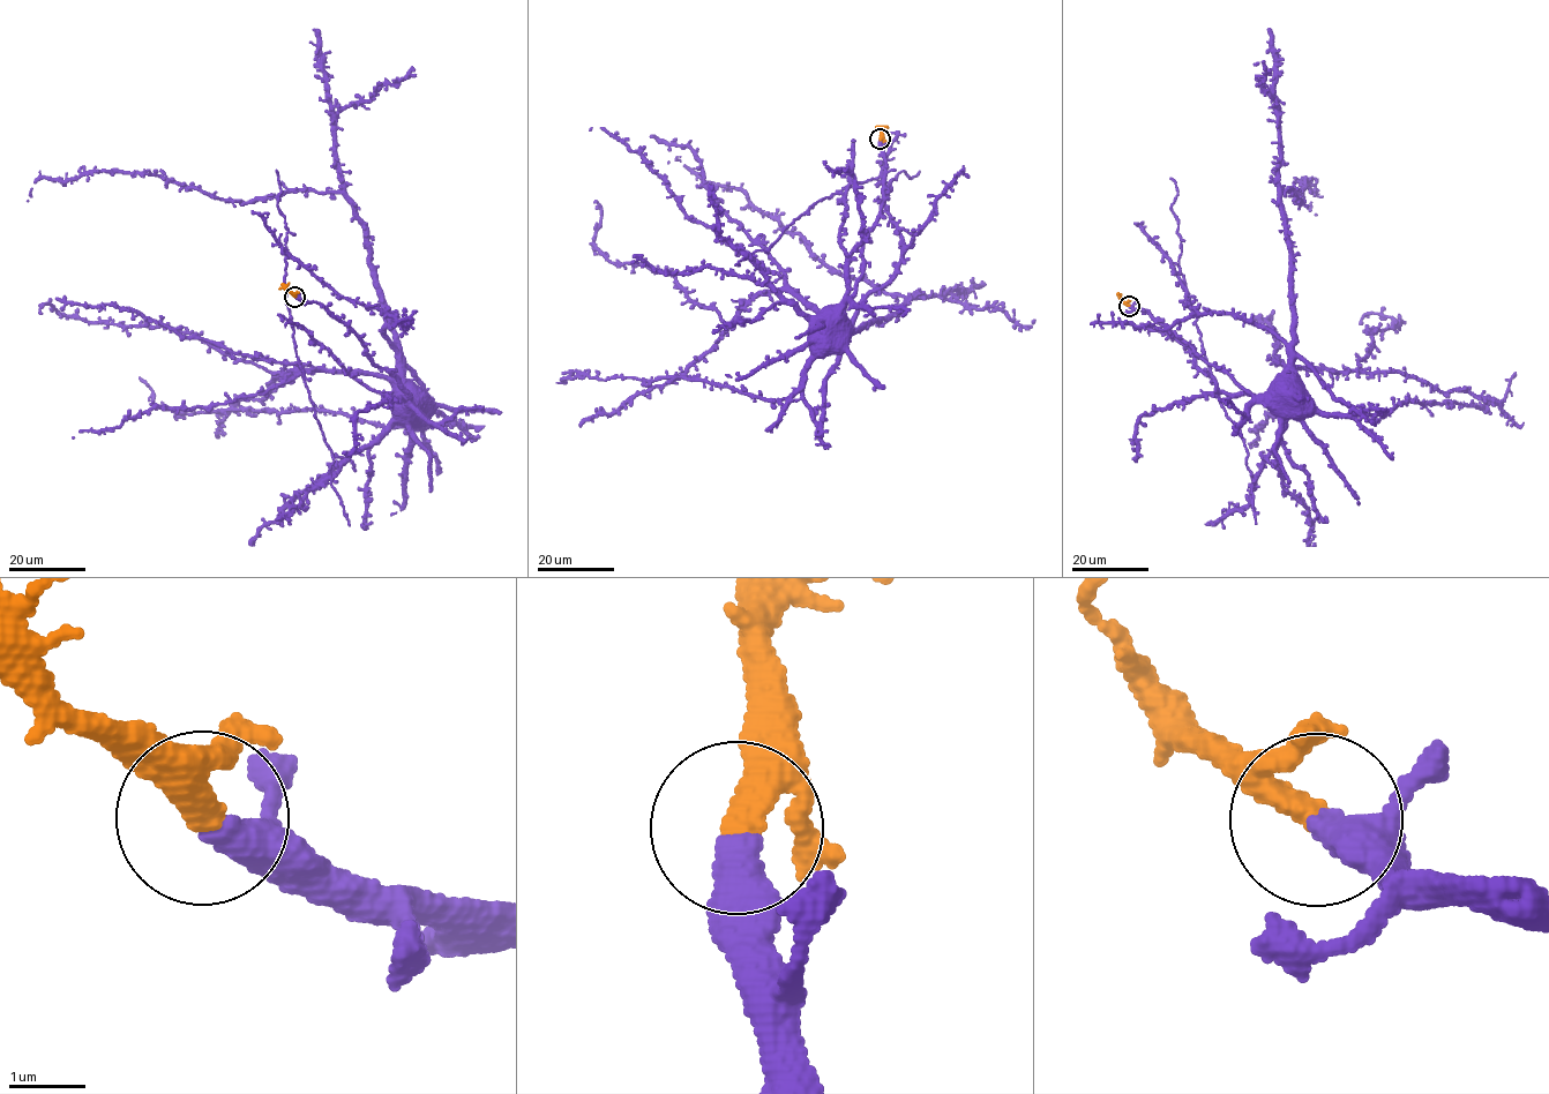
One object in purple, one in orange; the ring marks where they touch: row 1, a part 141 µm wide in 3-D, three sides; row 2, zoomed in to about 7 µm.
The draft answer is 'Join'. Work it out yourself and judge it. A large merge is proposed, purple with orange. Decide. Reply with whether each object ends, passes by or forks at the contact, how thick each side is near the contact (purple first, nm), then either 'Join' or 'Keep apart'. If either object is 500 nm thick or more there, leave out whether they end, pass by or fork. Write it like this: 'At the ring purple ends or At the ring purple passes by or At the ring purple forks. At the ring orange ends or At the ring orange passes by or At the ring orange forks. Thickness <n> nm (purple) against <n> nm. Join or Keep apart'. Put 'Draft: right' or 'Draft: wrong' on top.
Draft: right
At the ring purple passes by. At the ring orange passes by. Thickness 320 nm (purple) against 300 nm. Join

